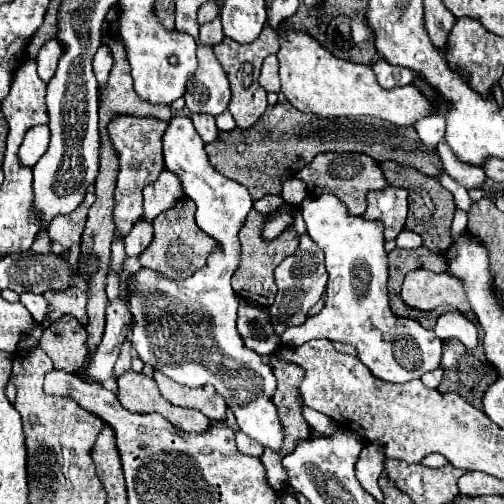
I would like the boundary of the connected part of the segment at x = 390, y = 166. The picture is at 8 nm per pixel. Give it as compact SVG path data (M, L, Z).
M383 162L381 164L381 170L387 178L387 182L391 186L401 184L401 186L413 186L413 188L425 188L425 190L407 190L409 192L409 216L407 216L407 224L405 224L405 230L411 230L411 232L417 232L419 236L423 236L425 240L425 246L437 254L445 254L445 250L451 246L451 234L449 234L449 228L451 228L451 220L453 220L453 214L455 214L455 204L453 204L453 196L451 192L447 192L437 178L431 178L431 176L425 176L425 174L419 174L415 172L415 168L405 168L397 162Z

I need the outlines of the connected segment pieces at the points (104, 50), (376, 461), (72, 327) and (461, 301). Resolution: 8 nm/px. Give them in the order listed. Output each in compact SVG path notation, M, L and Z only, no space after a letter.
M101 46L97 50L95 58L93 58L93 70L95 70L95 76L97 76L97 80L99 80L101 86L107 82L111 66L113 66L113 56L111 56L111 52L109 52L107 46Z
M365 442L359 460L355 464L355 476L365 492L369 492L377 502L383 502L383 492L377 484L377 478L385 470L385 454L381 454L381 446L377 442Z
M61 316L43 330L39 346L53 360L57 370L77 374L83 366L83 360L89 354L87 334L83 324L73 316Z
M413 270L405 276L401 286L401 300L415 310L431 312L441 304L451 304L459 312L467 314L471 310L469 300L459 278L453 274L431 274L431 270Z

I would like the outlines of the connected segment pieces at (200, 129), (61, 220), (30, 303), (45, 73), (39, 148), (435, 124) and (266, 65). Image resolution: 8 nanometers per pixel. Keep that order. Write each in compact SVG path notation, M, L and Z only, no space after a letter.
M193 114L191 116L193 120L193 126L197 130L197 134L203 138L203 142L215 142L217 136L219 136L219 130L217 130L217 124L215 124L215 118L209 116L209 114Z
M89 190L81 202L81 206L77 206L77 210L73 210L73 214L61 214L57 218L53 218L53 222L49 224L49 238L53 242L59 242L63 246L63 252L71 250L75 244L81 242L81 234L87 222L87 212L91 208L91 204L95 202L95 194Z
M23 292L19 296L19 302L29 310L33 322L37 326L43 326L49 320L49 308L47 308L47 300L41 294L31 294L31 292Z
M59 42L43 44L43 48L39 50L39 56L37 56L37 68L39 68L41 80L53 78L59 58L61 58L61 44Z
M33 126L21 148L19 148L19 158L21 162L25 162L27 166L35 166L39 162L39 158L43 156L43 152L47 150L49 146L49 128L47 126Z
M431 114L429 118L419 118L413 128L417 130L421 142L429 148L435 148L437 142L445 136L445 116L443 114Z
M267 58L263 62L261 74L259 74L259 84L267 90L267 92L275 92L279 94L279 72L277 72L277 58Z

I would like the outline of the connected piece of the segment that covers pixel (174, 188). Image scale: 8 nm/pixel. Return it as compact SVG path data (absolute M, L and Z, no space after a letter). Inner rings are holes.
M163 170L155 184L143 190L145 204L143 204L143 220L153 222L161 212L173 208L179 198L183 198L181 182L169 170Z

